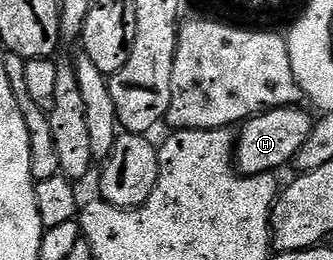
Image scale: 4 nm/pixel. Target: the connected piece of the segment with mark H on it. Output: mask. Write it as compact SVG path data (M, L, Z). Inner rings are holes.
M279 106L277 110L267 110L265 114L248 119L239 127L234 142L234 161L241 175L280 172L287 162L289 165L295 159L296 153L310 140L314 125L313 115L300 109L296 106Z

